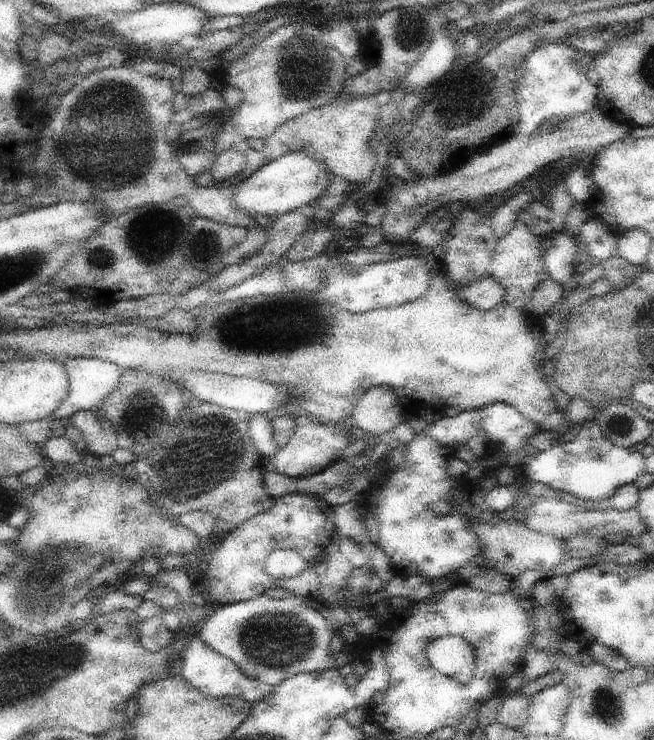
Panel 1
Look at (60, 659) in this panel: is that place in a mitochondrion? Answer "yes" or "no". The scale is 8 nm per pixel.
yes

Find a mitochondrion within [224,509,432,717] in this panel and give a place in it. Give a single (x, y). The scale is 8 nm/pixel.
(278, 641)

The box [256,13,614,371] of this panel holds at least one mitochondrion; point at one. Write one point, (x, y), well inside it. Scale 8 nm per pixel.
(295, 80)

